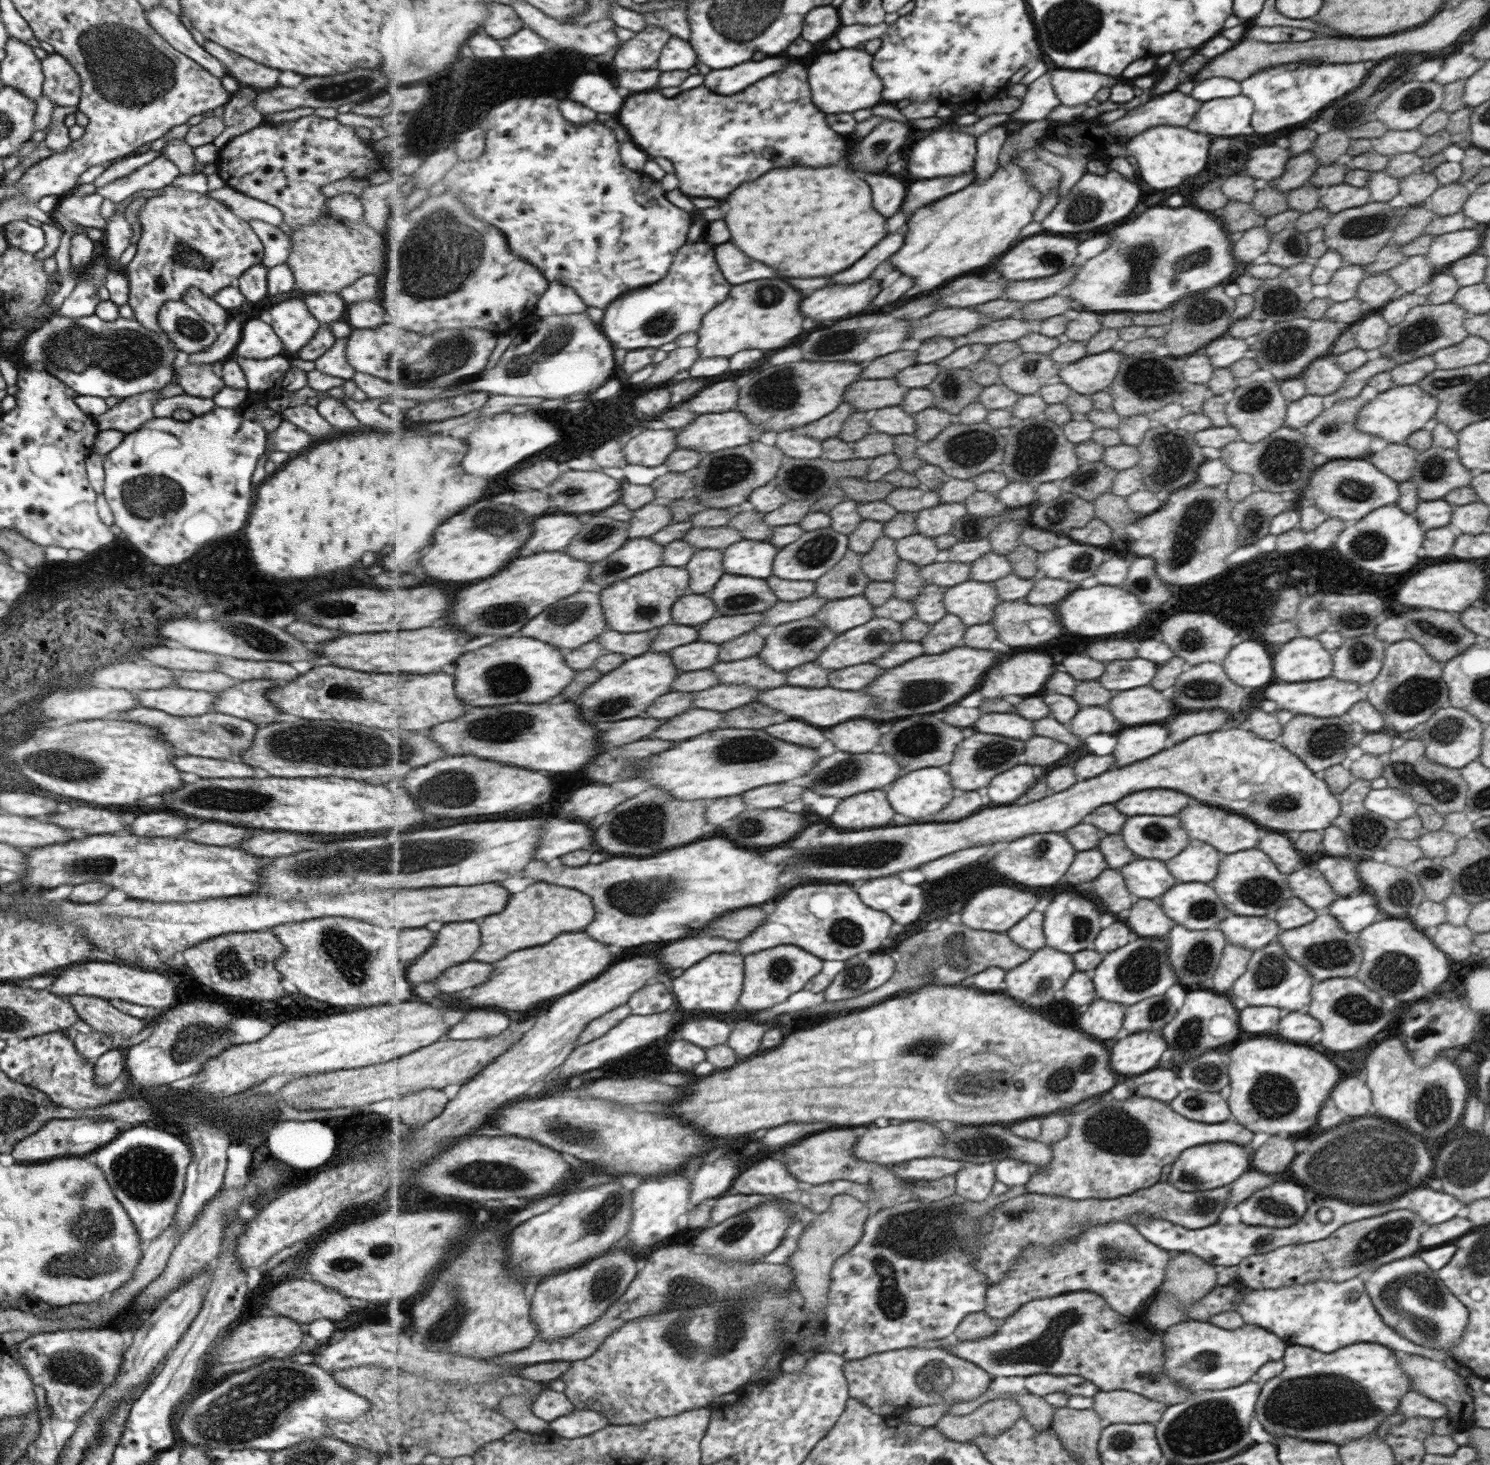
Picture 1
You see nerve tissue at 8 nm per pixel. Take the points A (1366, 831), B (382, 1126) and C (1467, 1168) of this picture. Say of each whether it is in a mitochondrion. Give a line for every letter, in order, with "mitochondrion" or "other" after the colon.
A: mitochondrion
B: other
C: mitochondrion

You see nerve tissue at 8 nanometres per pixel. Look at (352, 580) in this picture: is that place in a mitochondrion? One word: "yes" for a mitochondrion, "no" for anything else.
no

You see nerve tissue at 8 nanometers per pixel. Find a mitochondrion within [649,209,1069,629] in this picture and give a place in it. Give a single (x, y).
(728, 472)

